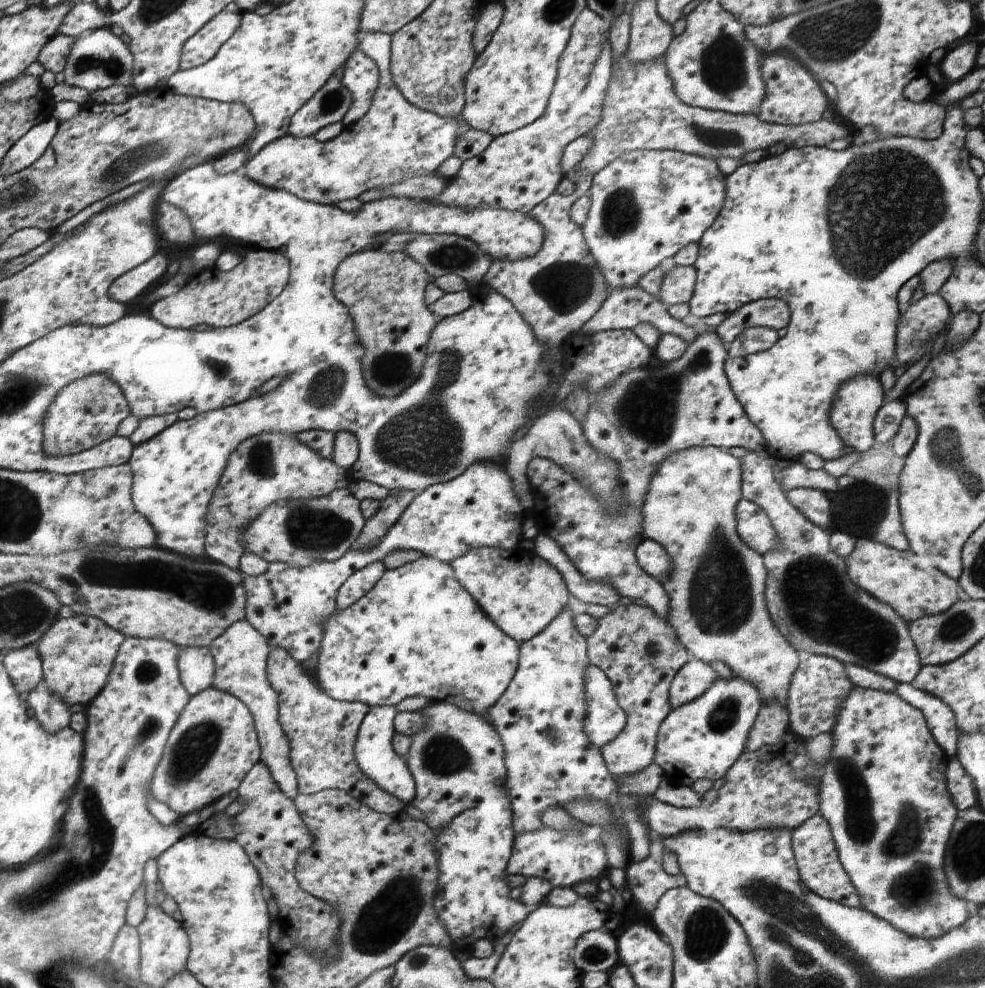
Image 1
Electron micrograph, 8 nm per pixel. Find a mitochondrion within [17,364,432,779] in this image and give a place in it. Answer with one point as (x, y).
(213, 592)

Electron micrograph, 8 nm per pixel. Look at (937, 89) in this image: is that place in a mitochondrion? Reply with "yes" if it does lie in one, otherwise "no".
no

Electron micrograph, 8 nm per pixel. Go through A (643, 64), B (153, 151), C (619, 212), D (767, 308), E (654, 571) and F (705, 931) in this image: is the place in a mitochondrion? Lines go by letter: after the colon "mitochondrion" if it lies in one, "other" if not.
A: other
B: mitochondrion
C: mitochondrion
D: mitochondrion
E: other
F: mitochondrion

